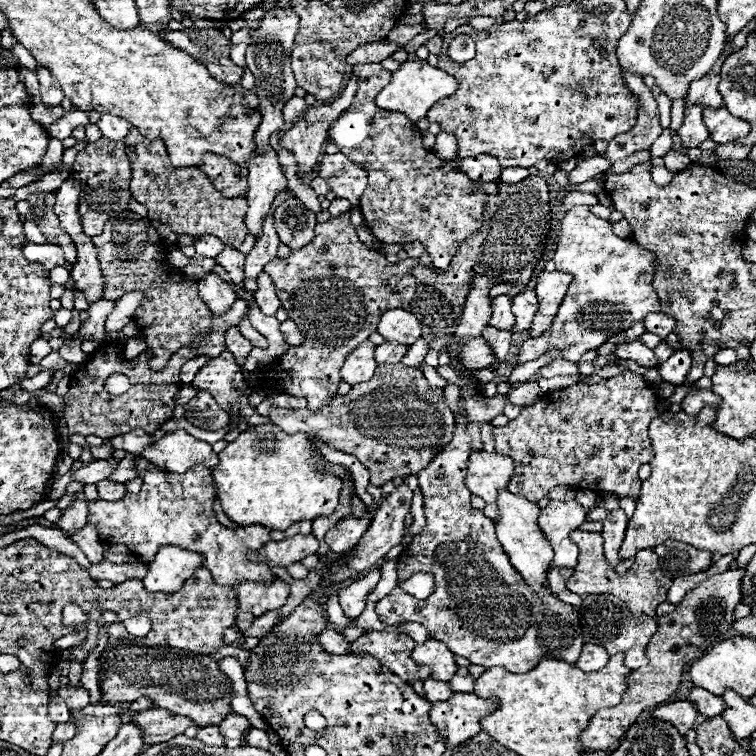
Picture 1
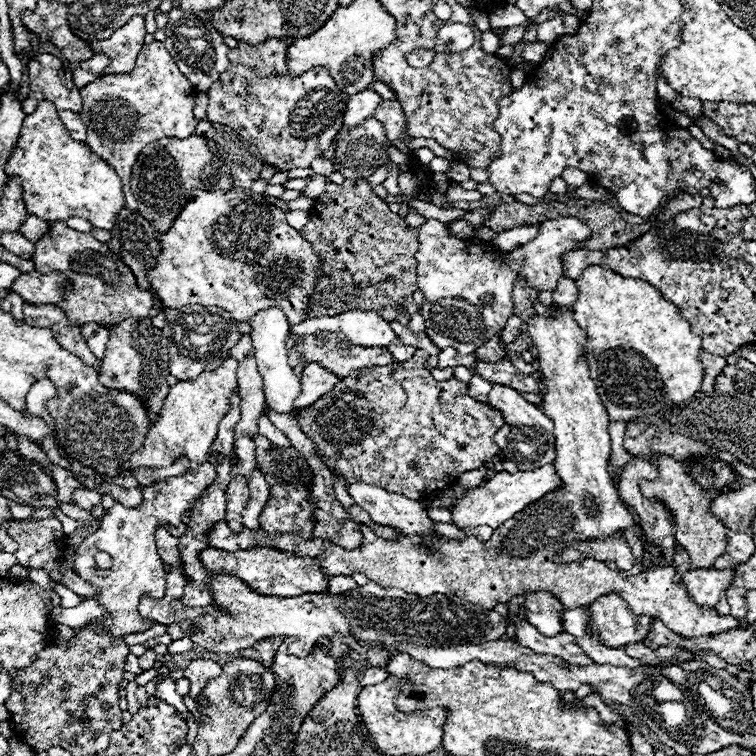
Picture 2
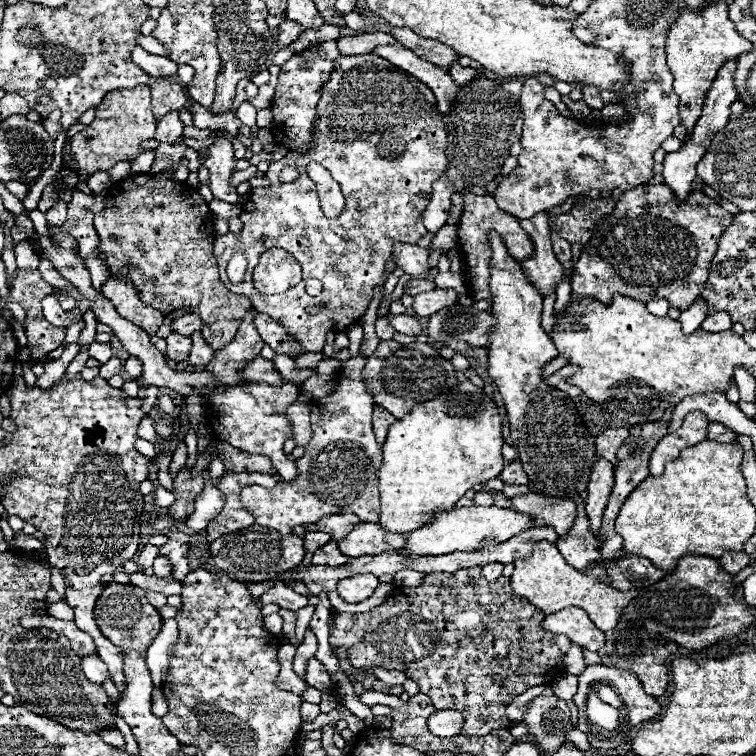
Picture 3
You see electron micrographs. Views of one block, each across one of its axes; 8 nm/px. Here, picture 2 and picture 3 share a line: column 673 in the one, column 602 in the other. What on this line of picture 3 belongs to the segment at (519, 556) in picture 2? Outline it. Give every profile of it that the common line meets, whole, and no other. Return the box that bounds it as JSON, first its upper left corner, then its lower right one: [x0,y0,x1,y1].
[510,542,636,632]

